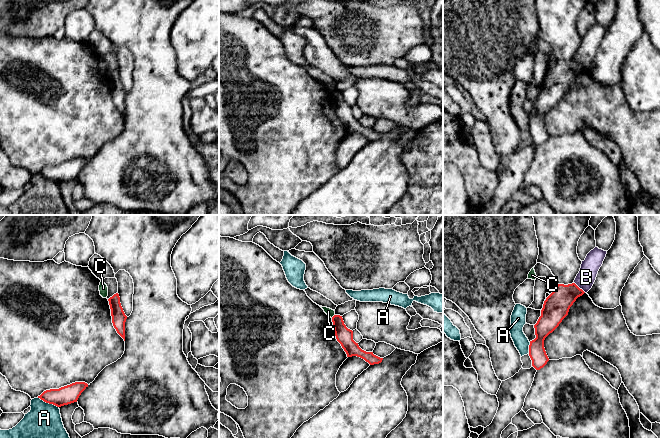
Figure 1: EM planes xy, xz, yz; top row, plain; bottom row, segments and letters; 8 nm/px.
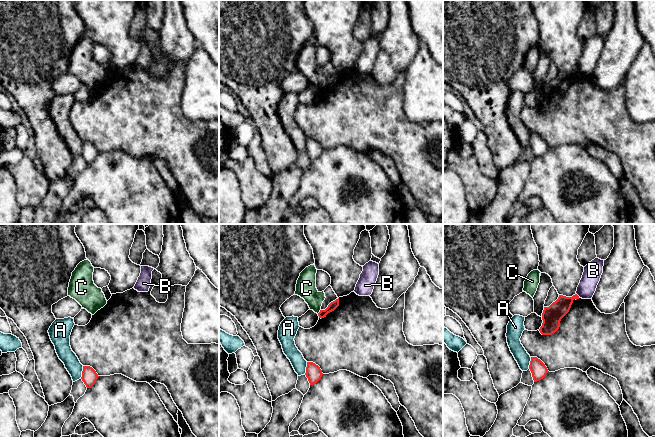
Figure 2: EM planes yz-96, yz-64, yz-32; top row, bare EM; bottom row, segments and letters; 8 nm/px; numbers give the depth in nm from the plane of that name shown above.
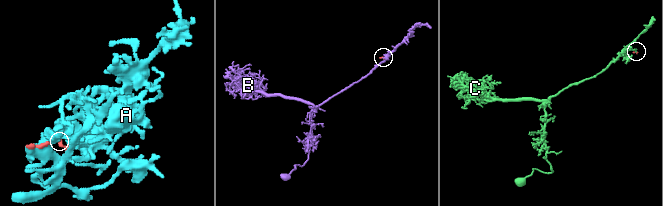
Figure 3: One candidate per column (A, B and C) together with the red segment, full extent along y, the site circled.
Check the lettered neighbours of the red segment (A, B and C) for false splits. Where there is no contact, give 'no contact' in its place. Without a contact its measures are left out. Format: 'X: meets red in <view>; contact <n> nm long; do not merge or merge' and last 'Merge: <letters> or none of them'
A: meets red in xy; contact 190 nm long; do not merge
B: meets red in yz; contact 130 nm long; do not merge
C: meets red in xz; contact 40 nm long; do not merge
Merge: none of them

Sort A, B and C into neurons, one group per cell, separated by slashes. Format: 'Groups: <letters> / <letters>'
Groups: A / B / C

